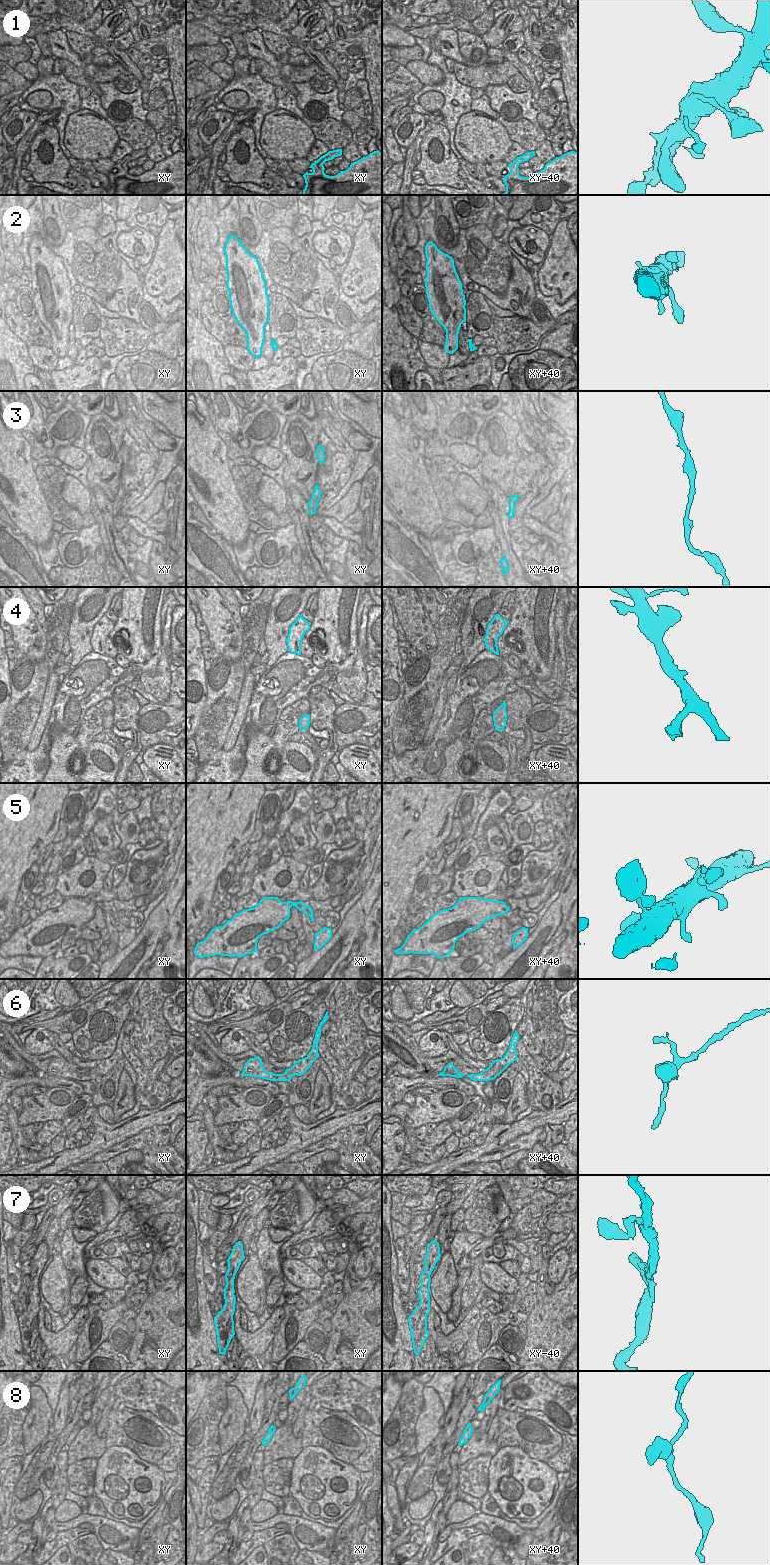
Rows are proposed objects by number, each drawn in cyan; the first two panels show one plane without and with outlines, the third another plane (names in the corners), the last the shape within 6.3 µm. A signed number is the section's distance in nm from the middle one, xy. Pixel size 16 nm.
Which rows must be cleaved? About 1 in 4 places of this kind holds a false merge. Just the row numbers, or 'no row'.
no row

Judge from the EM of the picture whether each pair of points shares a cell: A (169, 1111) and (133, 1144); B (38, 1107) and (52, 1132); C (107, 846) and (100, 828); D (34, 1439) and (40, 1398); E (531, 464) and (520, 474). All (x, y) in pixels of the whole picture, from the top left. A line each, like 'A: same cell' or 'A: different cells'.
A: different cells
B: different cells
C: same cell
D: same cell
E: same cell

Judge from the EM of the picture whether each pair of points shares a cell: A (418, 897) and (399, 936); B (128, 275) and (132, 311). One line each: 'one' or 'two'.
A: one
B: one

